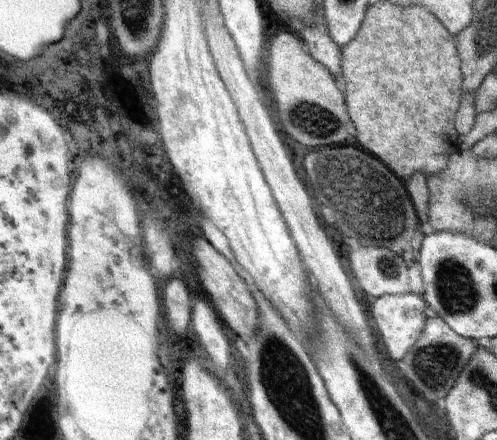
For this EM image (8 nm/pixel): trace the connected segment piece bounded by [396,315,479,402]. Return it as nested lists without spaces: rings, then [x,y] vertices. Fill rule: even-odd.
[[[438,315],[428,317],[422,336],[406,353],[402,362],[398,362],[396,368],[402,370],[414,390],[418,390],[426,400],[434,402],[450,392],[463,368],[478,349],[477,341],[456,334]]]

